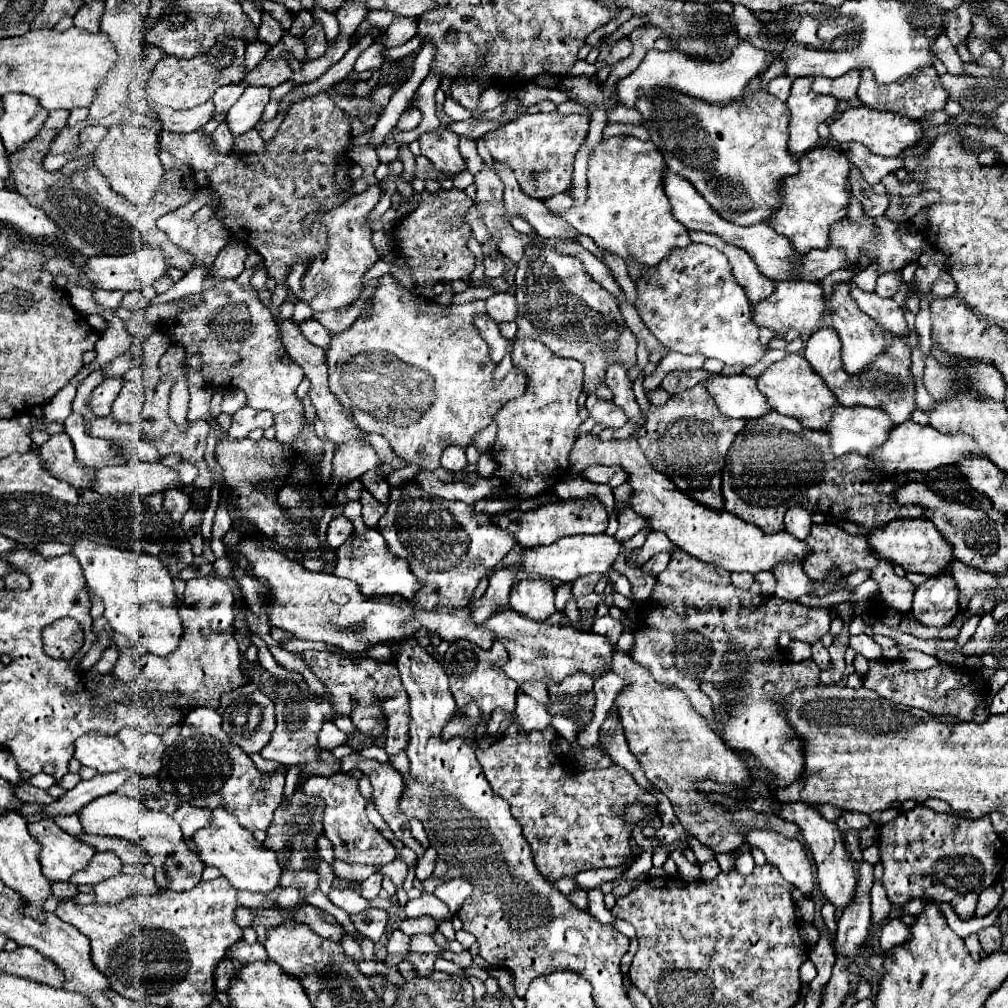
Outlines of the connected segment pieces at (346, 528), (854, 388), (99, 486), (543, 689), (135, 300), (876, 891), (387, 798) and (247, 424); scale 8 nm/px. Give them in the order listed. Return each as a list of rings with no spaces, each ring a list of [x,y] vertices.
[[[337,511],[335,517],[329,523],[329,529],[327,529],[327,543],[329,543],[329,547],[335,551],[343,541],[349,539],[351,531],[353,531],[351,521],[341,511]]]
[[[831,327],[829,329],[819,329],[809,337],[809,341],[805,345],[805,359],[823,377],[827,387],[835,393],[839,403],[845,405],[845,407],[853,407],[853,405],[879,407],[885,413],[889,413],[889,417],[895,425],[905,423],[917,407],[915,405],[915,387],[913,387],[911,373],[909,373],[911,349],[901,339],[893,339],[889,343],[889,347],[885,349],[885,353],[877,357],[875,369],[867,371],[861,377],[851,377],[843,371],[841,339],[839,339],[839,335],[835,335],[835,329],[831,329]]]
[[[125,463],[103,467],[95,471],[91,483],[91,489],[99,495],[113,495],[123,491],[149,495],[171,487],[181,487],[179,477],[173,469],[161,463]]]
[[[527,682],[519,685],[519,688],[524,693],[527,693],[528,695],[533,697],[535,700],[539,701],[540,703],[547,703],[548,701],[548,690],[545,683]]]
[[[131,291],[123,297],[123,307],[127,307],[127,309],[147,309],[149,305],[151,305],[151,301],[145,299],[141,295],[141,291]]]
[[[877,881],[872,886],[870,891],[871,901],[871,919],[873,923],[881,923],[887,915],[889,915],[889,909],[891,909],[891,903],[885,895],[885,888],[881,885],[881,881]]]
[[[353,751],[351,755],[345,755],[343,759],[339,759],[339,763],[341,763],[341,771],[345,771],[345,773],[361,771],[363,775],[367,775],[371,779],[373,801],[375,801],[377,811],[387,821],[387,825],[395,833],[395,837],[399,841],[403,841],[407,847],[411,847],[417,853],[417,857],[421,859],[425,849],[413,839],[409,819],[397,807],[397,803],[401,799],[401,791],[403,791],[403,779],[393,769],[393,765],[391,763],[381,765],[377,761],[371,761],[367,757],[363,757],[357,751]]]
[[[243,407],[233,415],[233,423],[227,433],[233,439],[242,439],[247,437],[251,429],[267,429],[269,425],[273,425],[273,415],[269,411],[255,411],[251,407]]]

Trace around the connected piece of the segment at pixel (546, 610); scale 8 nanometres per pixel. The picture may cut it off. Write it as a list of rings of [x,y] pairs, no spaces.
[[[521,579],[511,589],[509,607],[525,613],[533,621],[545,621],[557,609],[553,605],[555,587],[547,579]]]

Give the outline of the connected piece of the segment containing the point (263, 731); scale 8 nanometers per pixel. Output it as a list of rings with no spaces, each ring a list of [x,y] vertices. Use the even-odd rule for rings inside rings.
[[[259,689],[251,691],[243,703],[231,703],[223,711],[223,731],[245,753],[259,753],[275,729],[273,701]]]

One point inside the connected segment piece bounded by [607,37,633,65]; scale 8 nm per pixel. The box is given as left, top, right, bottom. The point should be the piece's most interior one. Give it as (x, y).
(623, 48)

